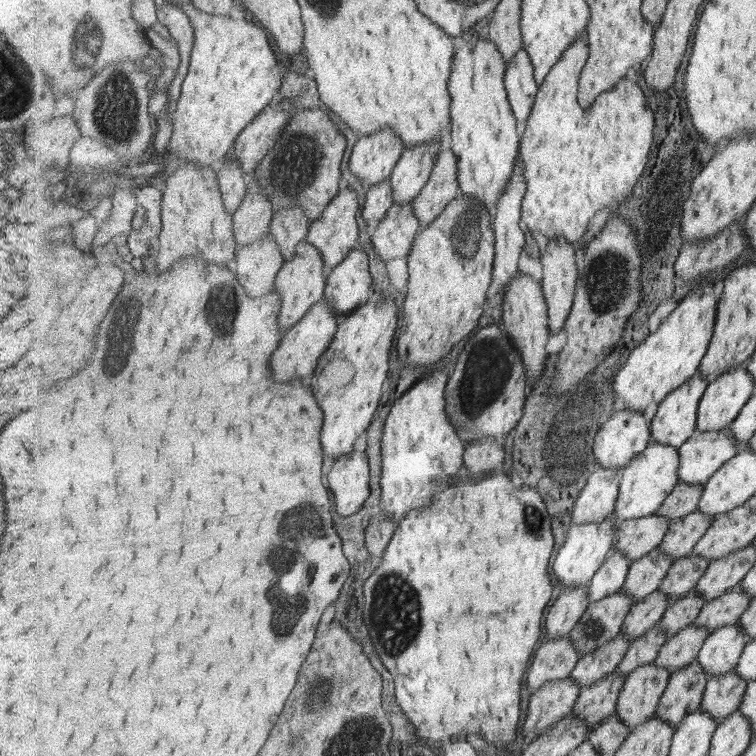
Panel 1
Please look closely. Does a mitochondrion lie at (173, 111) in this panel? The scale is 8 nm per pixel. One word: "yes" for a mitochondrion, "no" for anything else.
no

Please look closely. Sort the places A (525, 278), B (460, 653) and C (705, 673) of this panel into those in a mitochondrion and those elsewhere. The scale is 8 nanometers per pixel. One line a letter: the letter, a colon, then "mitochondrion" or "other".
A: other
B: other
C: other

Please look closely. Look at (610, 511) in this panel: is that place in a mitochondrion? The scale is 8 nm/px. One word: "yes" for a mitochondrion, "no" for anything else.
no

